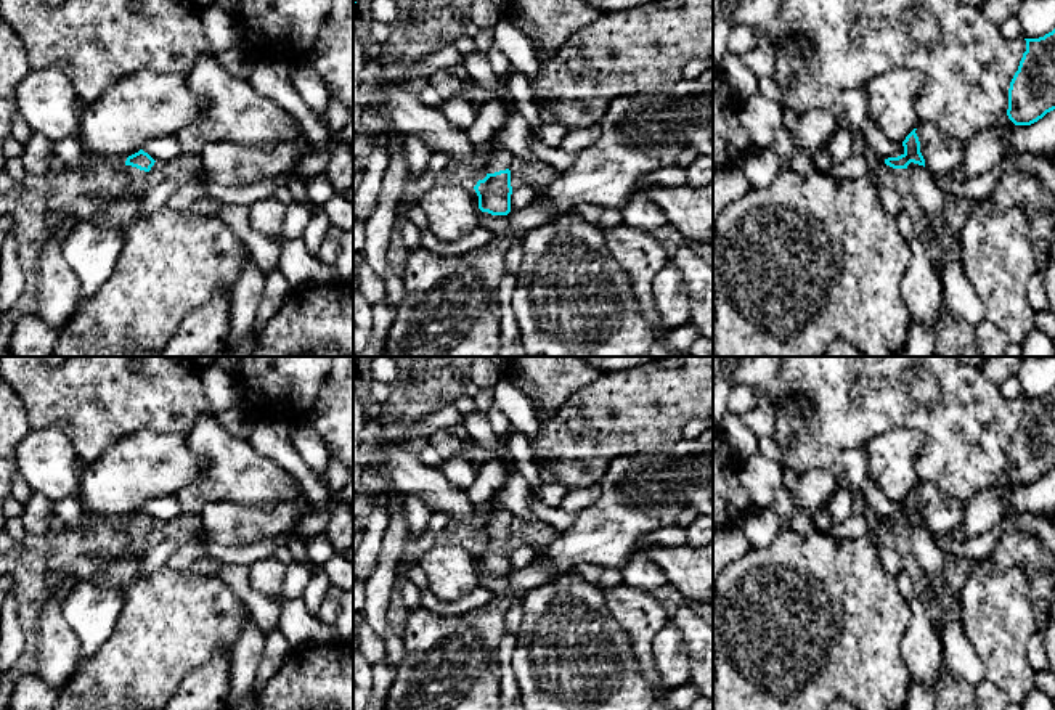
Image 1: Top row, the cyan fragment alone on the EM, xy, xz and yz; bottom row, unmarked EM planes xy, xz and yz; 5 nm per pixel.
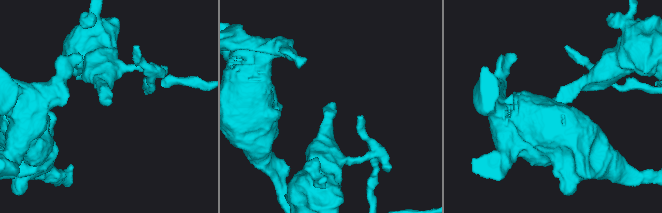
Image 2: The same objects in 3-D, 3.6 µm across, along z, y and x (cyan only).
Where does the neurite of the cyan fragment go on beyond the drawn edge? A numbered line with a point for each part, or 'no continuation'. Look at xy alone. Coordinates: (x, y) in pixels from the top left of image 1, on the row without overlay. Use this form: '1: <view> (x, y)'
1: xy (138, 537)

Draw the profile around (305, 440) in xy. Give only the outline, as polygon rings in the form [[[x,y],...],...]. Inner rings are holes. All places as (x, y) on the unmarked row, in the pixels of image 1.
[[[295,424],[291,429],[291,440],[299,456],[310,469],[320,474],[328,472],[329,456],[326,445],[310,424]]]

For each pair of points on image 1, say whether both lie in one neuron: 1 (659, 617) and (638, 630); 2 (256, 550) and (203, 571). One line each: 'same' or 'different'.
1: same
2: same

